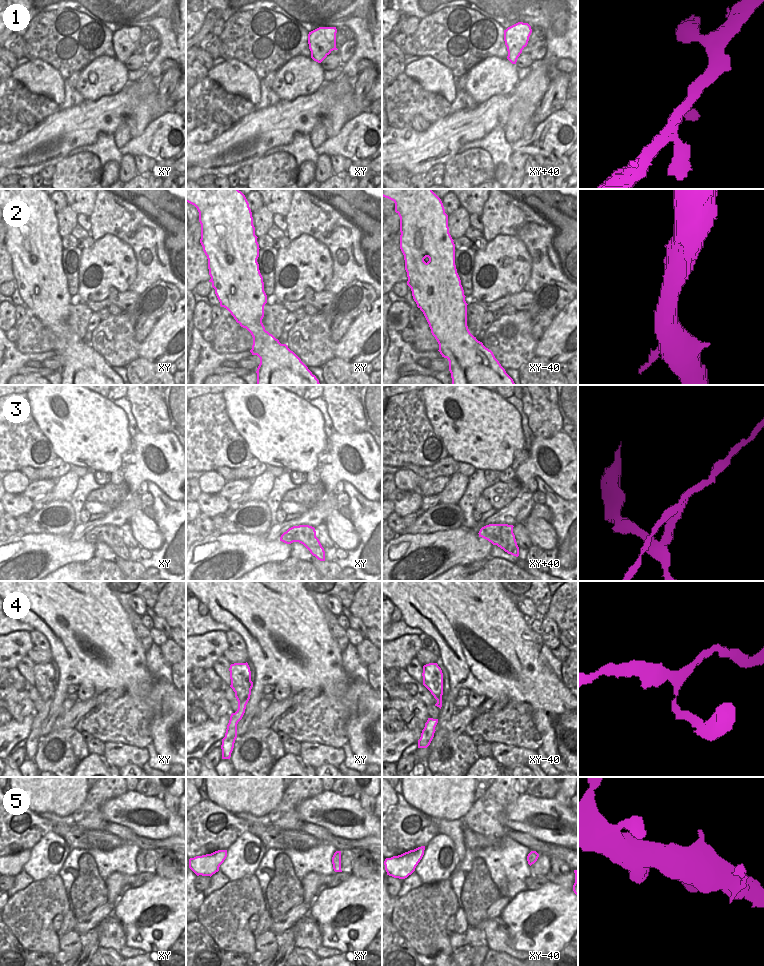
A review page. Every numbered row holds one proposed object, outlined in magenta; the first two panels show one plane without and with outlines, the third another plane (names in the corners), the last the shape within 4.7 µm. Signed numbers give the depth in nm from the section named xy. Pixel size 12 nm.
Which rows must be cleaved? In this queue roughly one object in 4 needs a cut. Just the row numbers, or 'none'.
none

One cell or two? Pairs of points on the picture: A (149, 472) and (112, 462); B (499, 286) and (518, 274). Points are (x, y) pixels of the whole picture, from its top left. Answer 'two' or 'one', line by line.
A: two
B: one

